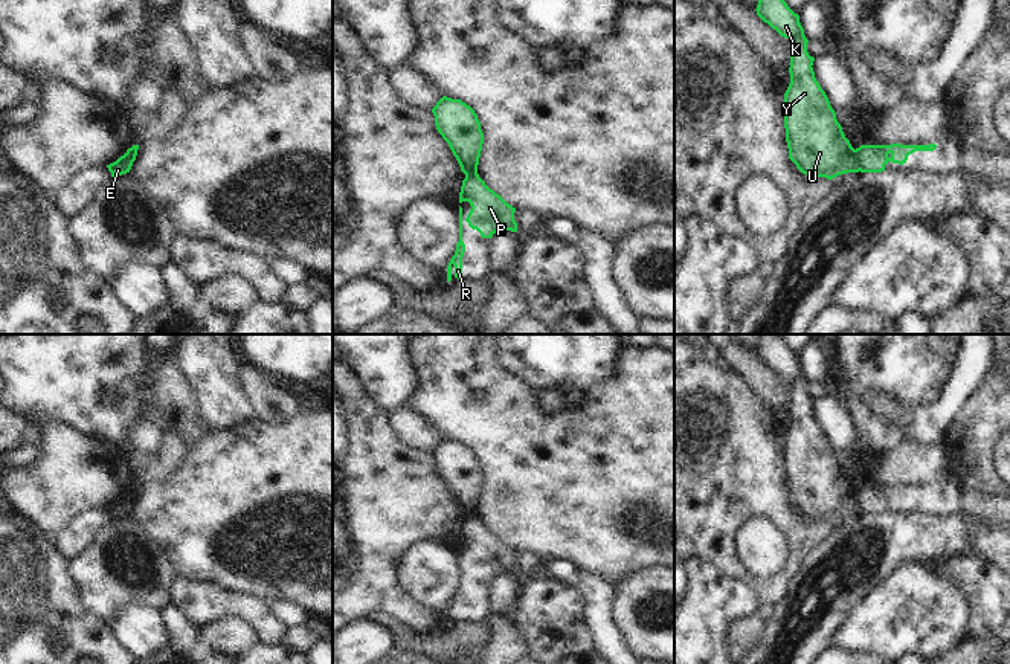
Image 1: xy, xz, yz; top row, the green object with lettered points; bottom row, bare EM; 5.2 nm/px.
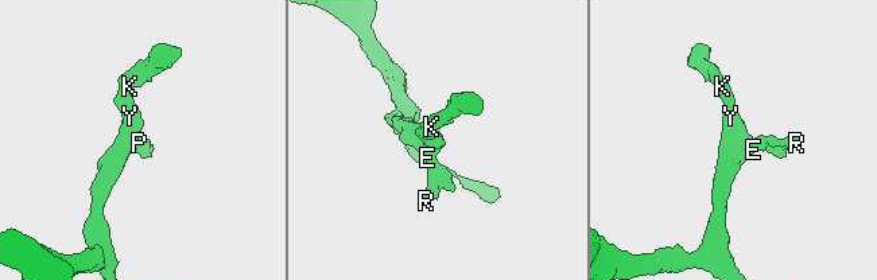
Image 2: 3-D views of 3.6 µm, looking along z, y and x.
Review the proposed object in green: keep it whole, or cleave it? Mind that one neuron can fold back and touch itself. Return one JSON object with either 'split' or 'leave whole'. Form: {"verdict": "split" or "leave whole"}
{"verdict": "split"}

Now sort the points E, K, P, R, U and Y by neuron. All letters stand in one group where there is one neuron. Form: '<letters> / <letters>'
E K U Y / P R

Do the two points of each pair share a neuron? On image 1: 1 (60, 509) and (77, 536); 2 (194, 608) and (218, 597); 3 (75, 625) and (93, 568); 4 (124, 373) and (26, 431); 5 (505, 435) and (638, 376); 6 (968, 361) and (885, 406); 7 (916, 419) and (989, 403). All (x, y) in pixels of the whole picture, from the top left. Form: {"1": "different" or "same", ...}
{"1": "different", "2": "same", "3": "different", "4": "different", "5": "same", "6": "same", "7": "different"}

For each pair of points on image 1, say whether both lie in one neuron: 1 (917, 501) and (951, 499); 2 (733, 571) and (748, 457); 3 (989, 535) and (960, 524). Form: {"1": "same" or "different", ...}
{"1": "same", "2": "same", "3": "different"}

